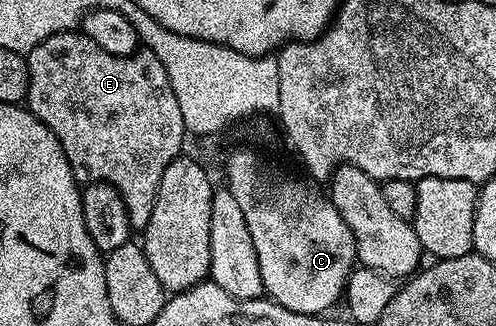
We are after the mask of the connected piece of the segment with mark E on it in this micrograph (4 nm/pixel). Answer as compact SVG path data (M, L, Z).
M71 29L40 41L26 60L30 76L25 106L41 123L48 125L64 149L64 157L72 169L74 179L80 185L107 183L120 193L128 209L131 228L145 229L148 217L152 217L152 205L156 205L156 193L160 189L160 177L172 160L183 154L182 138L188 132L176 93L172 93L172 81L164 73L164 65L148 49L139 49L132 55L116 57L81 30Z

